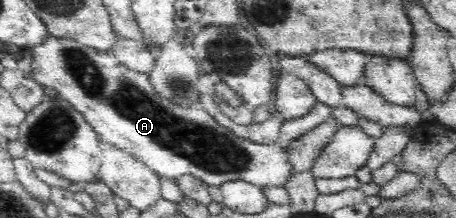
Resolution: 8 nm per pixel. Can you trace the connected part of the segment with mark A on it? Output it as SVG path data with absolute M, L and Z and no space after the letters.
M52 35L49 36L48 41L44 41L33 50L33 76L36 82L41 82L45 88L55 88L57 97L65 98L73 104L98 133L100 140L125 150L158 176L167 179L176 180L184 175L192 175L210 186L219 187L230 181L246 181L261 188L284 187L294 174L293 163L289 159L289 148L298 138L302 138L310 130L326 122L333 109L331 106L317 102L308 114L301 116L302 118L284 121L281 137L276 142L252 142L222 127L198 103L182 106L172 98L164 98L154 90L150 72L128 69L120 64L110 51L98 51L71 38L56 38Z

